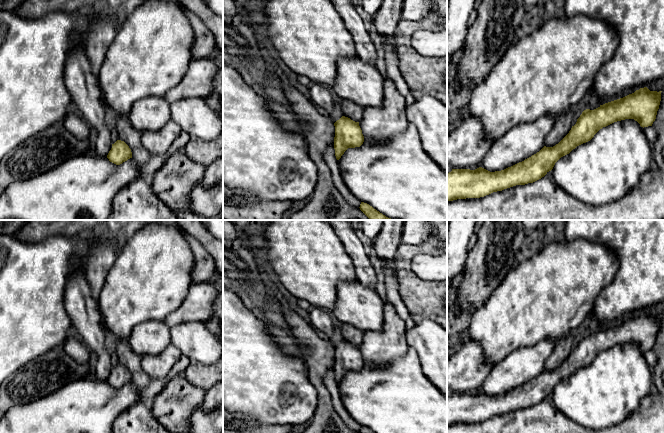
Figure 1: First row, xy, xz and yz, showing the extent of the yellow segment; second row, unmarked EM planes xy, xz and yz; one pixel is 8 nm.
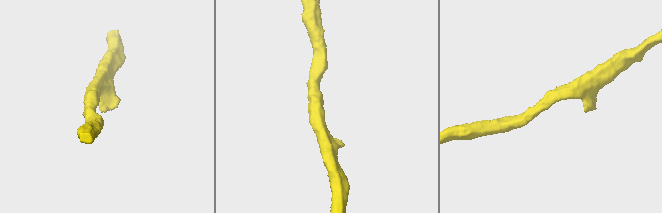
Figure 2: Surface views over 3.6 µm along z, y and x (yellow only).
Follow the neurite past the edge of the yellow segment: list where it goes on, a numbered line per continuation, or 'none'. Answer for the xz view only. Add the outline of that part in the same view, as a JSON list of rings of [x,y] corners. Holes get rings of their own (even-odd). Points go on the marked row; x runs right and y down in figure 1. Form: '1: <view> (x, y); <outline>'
none

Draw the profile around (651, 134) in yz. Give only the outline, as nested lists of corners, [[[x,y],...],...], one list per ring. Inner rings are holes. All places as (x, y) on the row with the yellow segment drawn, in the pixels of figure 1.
[[[652,126],[644,127],[643,132],[652,145],[657,141],[658,134]]]

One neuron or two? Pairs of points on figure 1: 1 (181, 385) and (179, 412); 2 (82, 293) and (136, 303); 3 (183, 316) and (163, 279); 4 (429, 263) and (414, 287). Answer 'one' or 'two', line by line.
1: one
2: two
3: two
4: two

